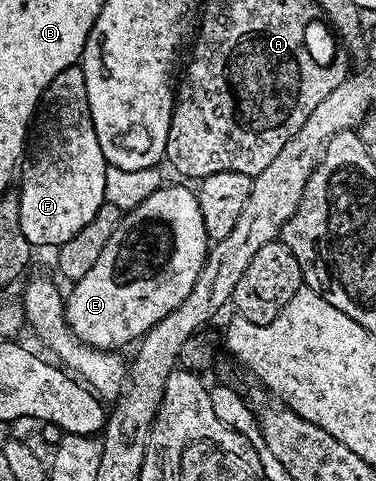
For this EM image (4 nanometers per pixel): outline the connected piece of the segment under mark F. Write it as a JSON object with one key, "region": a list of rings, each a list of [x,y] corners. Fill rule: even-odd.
{"region":[[[81,67],[65,68],[46,88],[44,108],[50,111],[50,121],[42,132],[42,141],[30,160],[26,169],[23,167],[22,188],[17,189],[20,202],[20,230],[24,230],[24,238],[35,249],[57,249],[58,245],[68,242],[79,230],[84,230],[92,218],[96,218],[96,210],[107,203],[106,191],[107,163],[104,150],[100,150],[100,142],[96,138],[96,130],[92,126],[90,107],[88,106],[88,86],[84,82]]]}

